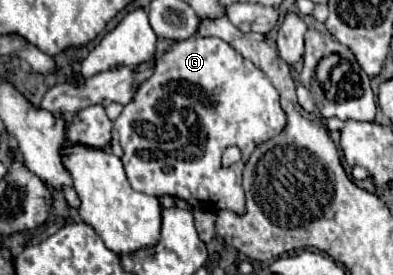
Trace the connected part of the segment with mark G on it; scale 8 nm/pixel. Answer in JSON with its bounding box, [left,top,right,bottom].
[114,36,288,214]

